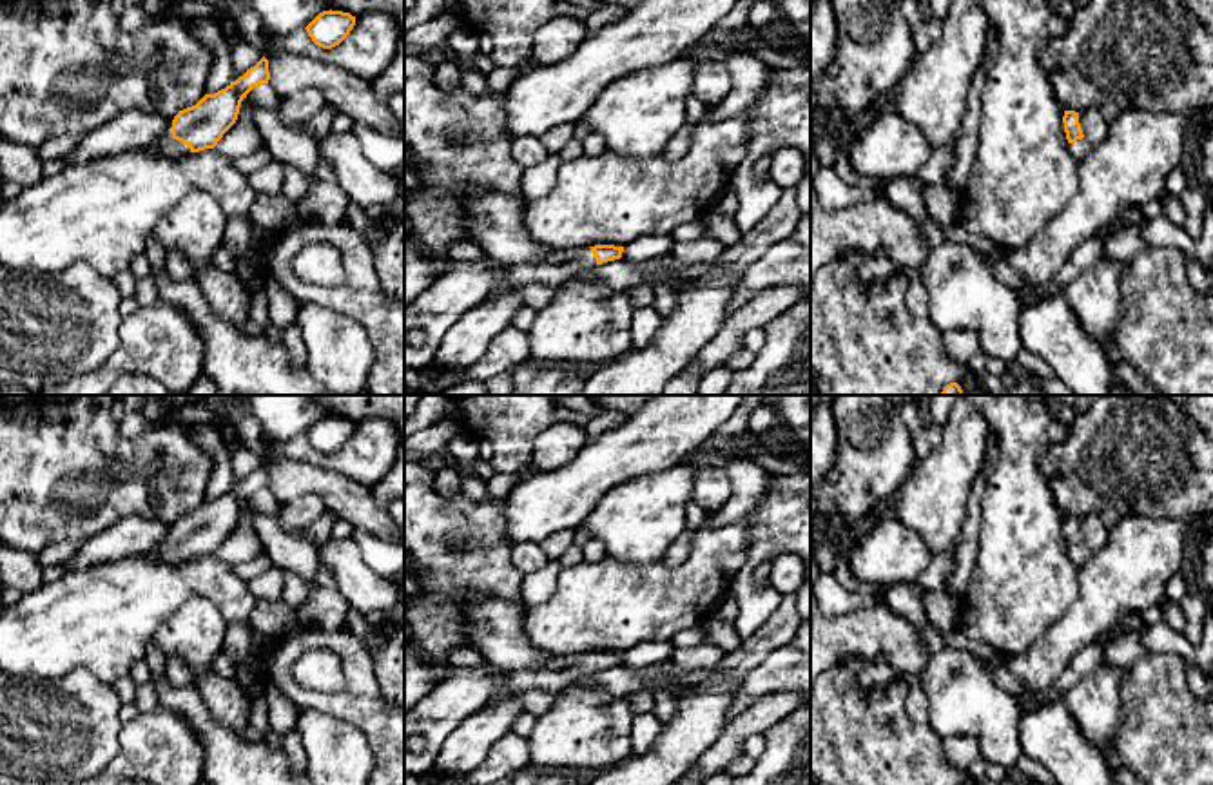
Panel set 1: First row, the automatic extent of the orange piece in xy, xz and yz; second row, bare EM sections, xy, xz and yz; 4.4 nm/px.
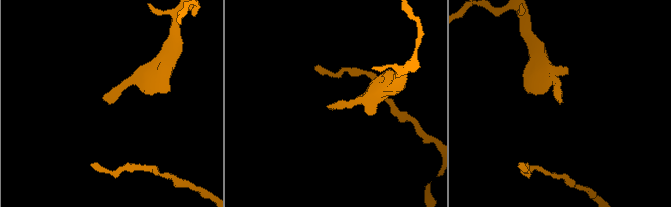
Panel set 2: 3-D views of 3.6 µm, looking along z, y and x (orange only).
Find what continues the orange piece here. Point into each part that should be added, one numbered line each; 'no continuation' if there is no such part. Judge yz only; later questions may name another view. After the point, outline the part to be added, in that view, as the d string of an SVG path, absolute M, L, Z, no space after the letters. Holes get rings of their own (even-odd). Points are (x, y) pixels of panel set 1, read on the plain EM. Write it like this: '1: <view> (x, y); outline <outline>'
1: yz (1081, 553); outline M1082 544L1075 549L1068 549L1068 555L1077 567L1082 567L1093 553Z

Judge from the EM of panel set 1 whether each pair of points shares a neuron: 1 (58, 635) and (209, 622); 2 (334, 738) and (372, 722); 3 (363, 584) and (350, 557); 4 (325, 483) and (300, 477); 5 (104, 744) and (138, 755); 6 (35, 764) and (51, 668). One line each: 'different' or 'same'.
1: different
2: different
3: same
4: same
5: different
6: different

